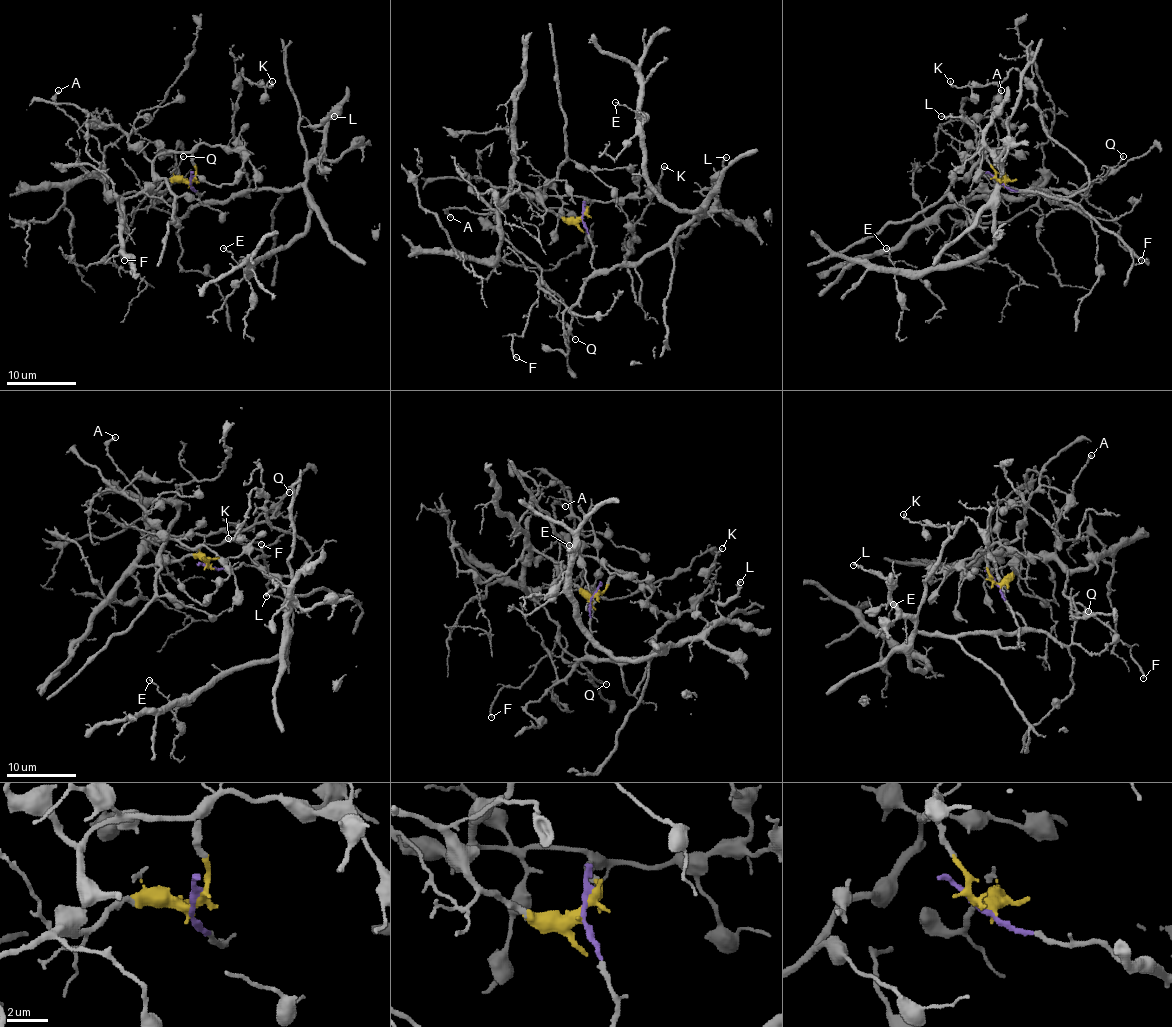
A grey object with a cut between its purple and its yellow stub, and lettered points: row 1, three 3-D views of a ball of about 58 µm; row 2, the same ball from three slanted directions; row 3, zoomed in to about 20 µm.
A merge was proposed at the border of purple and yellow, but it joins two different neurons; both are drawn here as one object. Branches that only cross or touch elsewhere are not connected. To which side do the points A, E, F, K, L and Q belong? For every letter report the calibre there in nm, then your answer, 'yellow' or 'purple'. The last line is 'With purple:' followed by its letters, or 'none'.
A: 240 nm | yellow
E: 120 nm | purple
F: 180 nm | yellow
K: 190 nm | purple
L: 200 nm | purple
Q: 140 nm | purple
With purple: E, K, L, Q

